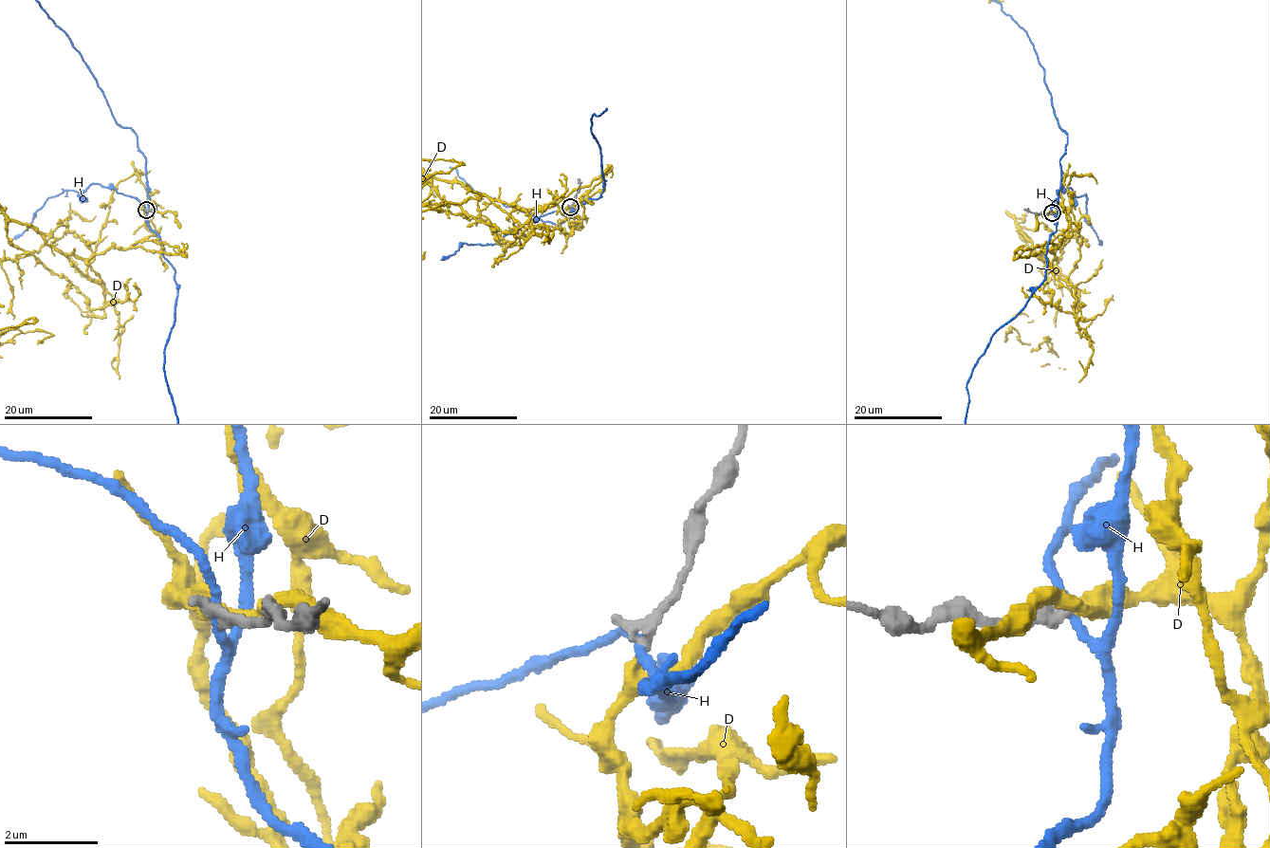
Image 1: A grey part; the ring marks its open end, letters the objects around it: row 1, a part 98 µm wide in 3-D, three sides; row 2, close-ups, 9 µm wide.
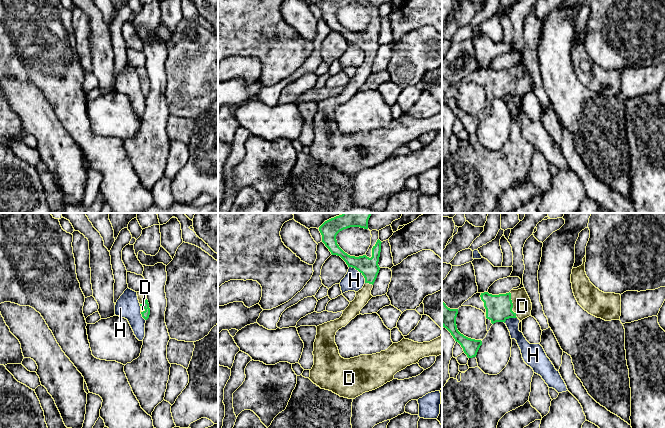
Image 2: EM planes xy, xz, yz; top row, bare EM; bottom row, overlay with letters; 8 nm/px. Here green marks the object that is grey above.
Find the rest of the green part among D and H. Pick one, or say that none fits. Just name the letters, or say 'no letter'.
D

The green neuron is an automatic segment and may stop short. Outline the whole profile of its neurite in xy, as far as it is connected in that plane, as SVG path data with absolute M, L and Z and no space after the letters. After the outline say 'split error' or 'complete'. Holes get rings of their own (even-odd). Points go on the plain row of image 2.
M142 65L139 68L137 68L138 76L141 82L141 90L142 93L147 96L150 91L150 84L149 84L149 79L147 76L147 72L145 67Z; split error

